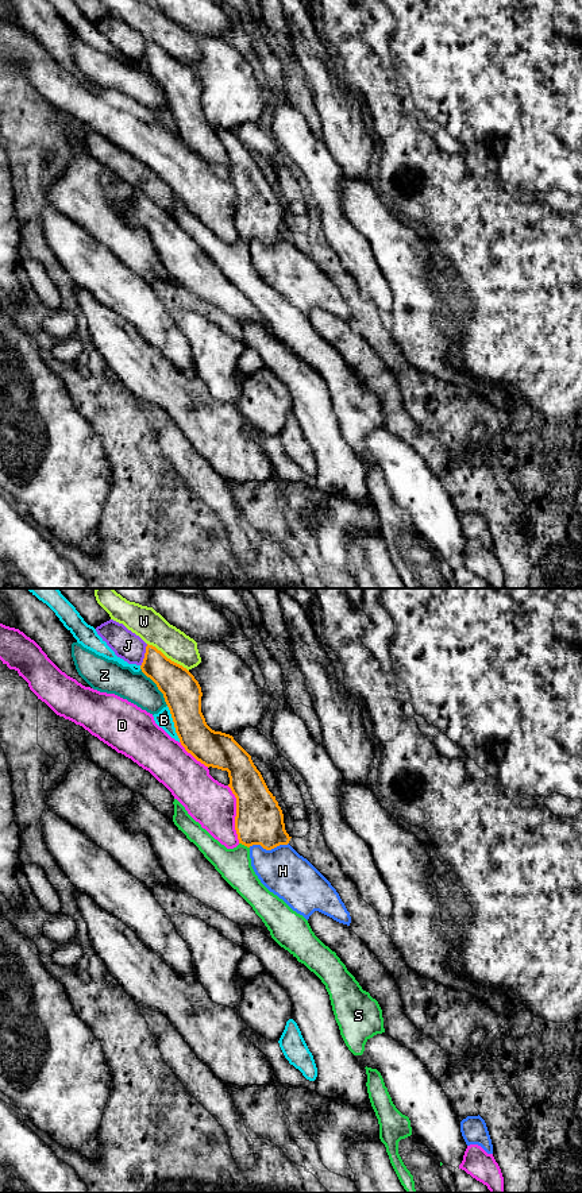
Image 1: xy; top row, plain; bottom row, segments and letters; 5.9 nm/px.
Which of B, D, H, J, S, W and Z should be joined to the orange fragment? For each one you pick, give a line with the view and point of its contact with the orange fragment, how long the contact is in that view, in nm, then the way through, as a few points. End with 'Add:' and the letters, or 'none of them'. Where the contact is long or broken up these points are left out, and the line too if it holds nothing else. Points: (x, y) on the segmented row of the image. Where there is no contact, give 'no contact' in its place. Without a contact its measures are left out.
Add: none of them

